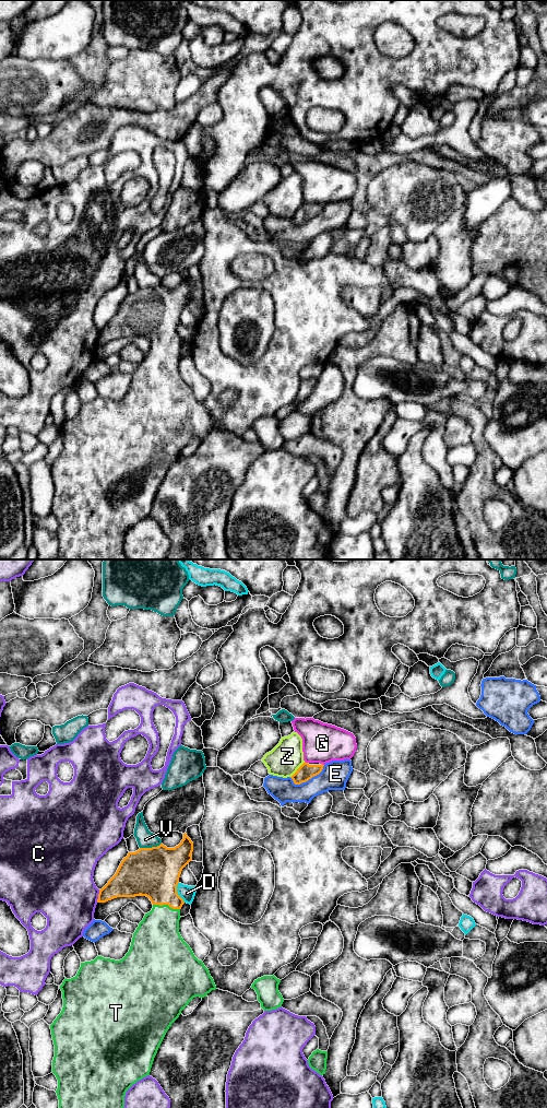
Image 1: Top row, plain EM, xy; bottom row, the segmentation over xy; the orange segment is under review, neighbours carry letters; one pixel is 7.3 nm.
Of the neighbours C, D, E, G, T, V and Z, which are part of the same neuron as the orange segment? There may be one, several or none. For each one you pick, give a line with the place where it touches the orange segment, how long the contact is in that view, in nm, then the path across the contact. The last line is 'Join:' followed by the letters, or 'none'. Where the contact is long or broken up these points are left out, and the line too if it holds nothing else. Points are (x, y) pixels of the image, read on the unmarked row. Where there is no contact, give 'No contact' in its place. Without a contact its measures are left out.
T: Touches orange at xy (166, 344). Shared border 200 nm
Join: T

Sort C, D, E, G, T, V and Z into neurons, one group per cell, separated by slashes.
C / D / E / G / T / V / Z

